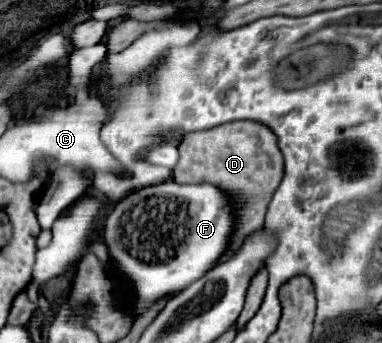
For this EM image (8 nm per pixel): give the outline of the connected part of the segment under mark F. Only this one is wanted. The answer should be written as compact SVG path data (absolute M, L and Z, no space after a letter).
M173 180L141 188L117 202L105 220L103 238L119 270L133 280L137 316L161 296L185 290L217 264L233 232L231 210L219 188L211 184L181 186Z

